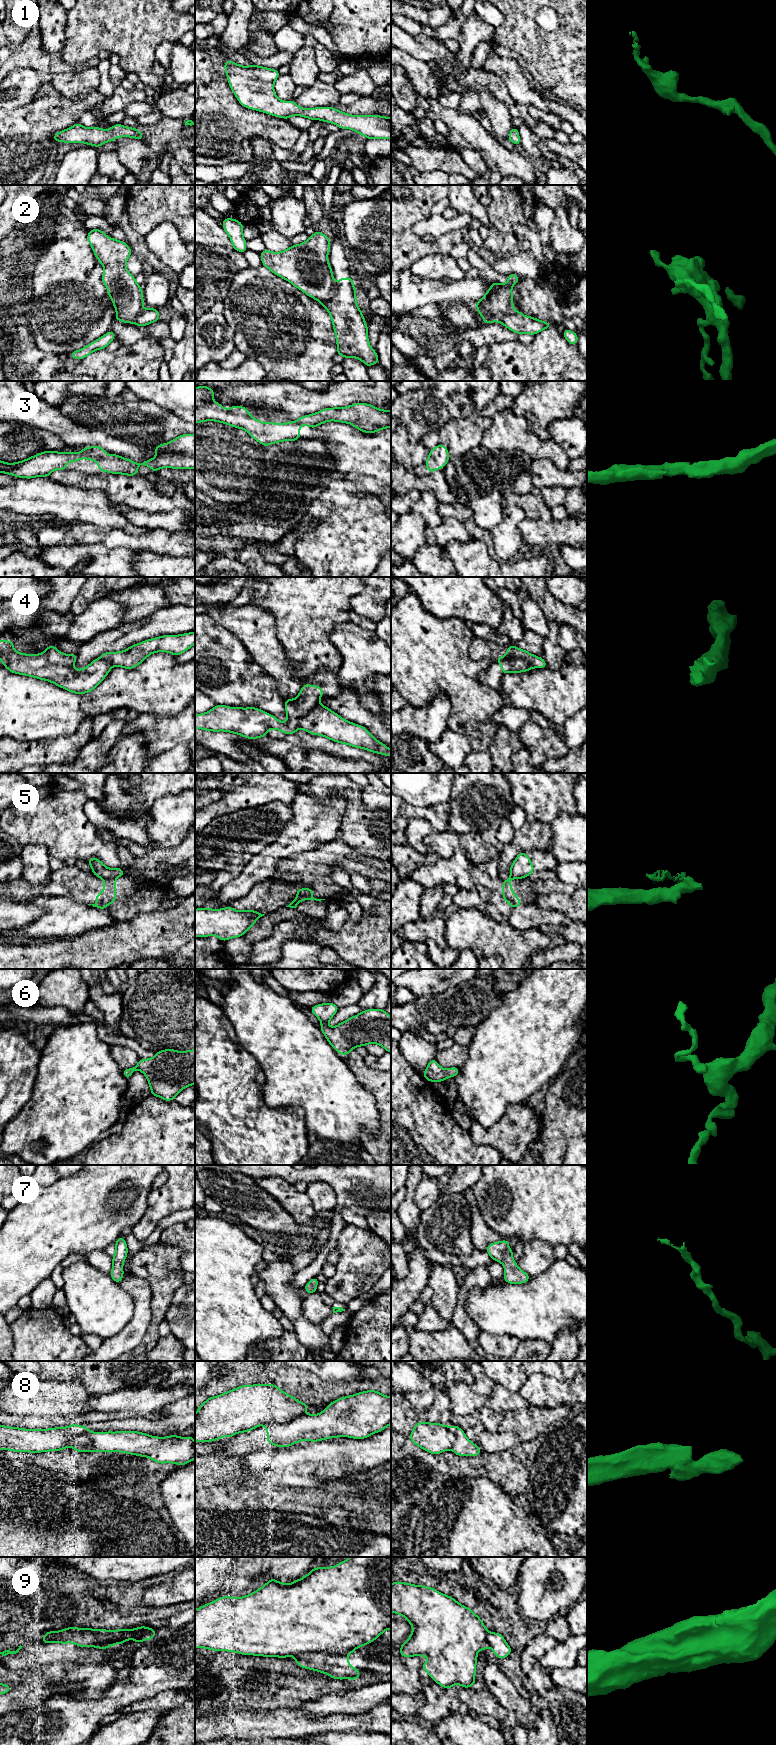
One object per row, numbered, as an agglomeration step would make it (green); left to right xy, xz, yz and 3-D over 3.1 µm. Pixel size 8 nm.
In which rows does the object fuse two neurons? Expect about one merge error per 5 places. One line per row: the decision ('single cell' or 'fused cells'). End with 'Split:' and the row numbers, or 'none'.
1: single cell
2: fused cells
3: single cell
4: fused cells
5: fused cells
6: single cell
7: single cell
8: fused cells
9: fused cells
Split: 2, 4, 5, 8, 9

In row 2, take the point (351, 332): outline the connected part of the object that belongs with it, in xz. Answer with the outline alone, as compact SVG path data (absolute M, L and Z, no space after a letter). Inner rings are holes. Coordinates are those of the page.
M340 278L331 300L321 302L327 309L334 328L337 354L343 358L357 358L367 367L379 363L376 351L368 340L368 327L357 305L353 278Z

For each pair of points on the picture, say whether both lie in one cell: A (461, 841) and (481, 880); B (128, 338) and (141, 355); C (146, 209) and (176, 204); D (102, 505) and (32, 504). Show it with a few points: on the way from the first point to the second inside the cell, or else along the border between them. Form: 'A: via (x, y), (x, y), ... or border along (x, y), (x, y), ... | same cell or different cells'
A: border along (475, 865), (482, 867) | different cells
B: border along (156, 338), (143, 338), (134, 343), (122, 345) | different cells
C: via (153, 204), (169, 204) | same cell
D: via (85, 505), (49, 504) | same cell

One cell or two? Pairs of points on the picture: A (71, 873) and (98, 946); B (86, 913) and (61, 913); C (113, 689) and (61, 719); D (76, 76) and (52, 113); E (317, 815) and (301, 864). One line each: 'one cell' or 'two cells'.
A: two cells
B: one cell
C: one cell
D: two cells
E: two cells

